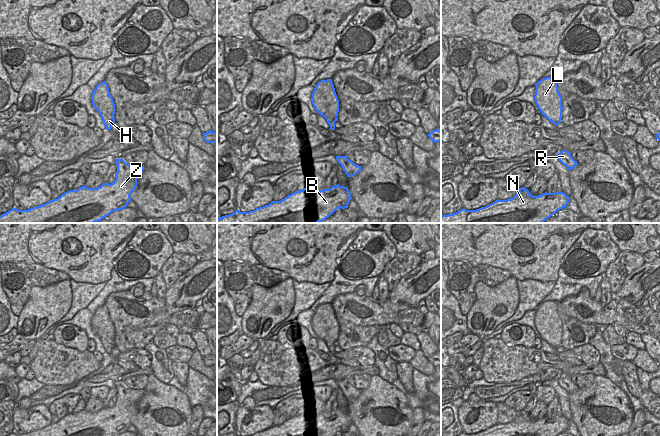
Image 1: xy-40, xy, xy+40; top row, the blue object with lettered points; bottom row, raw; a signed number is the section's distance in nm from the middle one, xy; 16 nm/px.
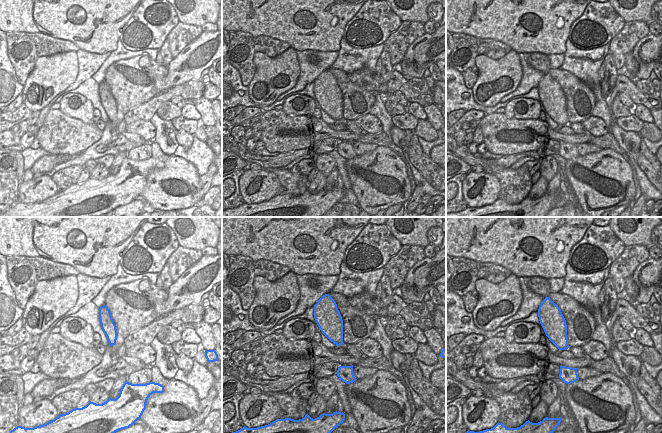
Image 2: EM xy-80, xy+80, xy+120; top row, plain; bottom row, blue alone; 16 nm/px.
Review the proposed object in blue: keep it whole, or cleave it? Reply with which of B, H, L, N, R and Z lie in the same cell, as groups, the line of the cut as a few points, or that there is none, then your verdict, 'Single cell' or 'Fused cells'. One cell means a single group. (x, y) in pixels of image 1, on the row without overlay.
Groups: B H L N R Z. No split. Single cell

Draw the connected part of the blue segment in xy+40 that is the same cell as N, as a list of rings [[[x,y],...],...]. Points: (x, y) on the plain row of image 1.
[[[524,411],[513,422],[496,424],[476,434],[461,433],[458,436],[557,436],[567,431],[570,421],[563,416],[543,417],[533,420]]]

